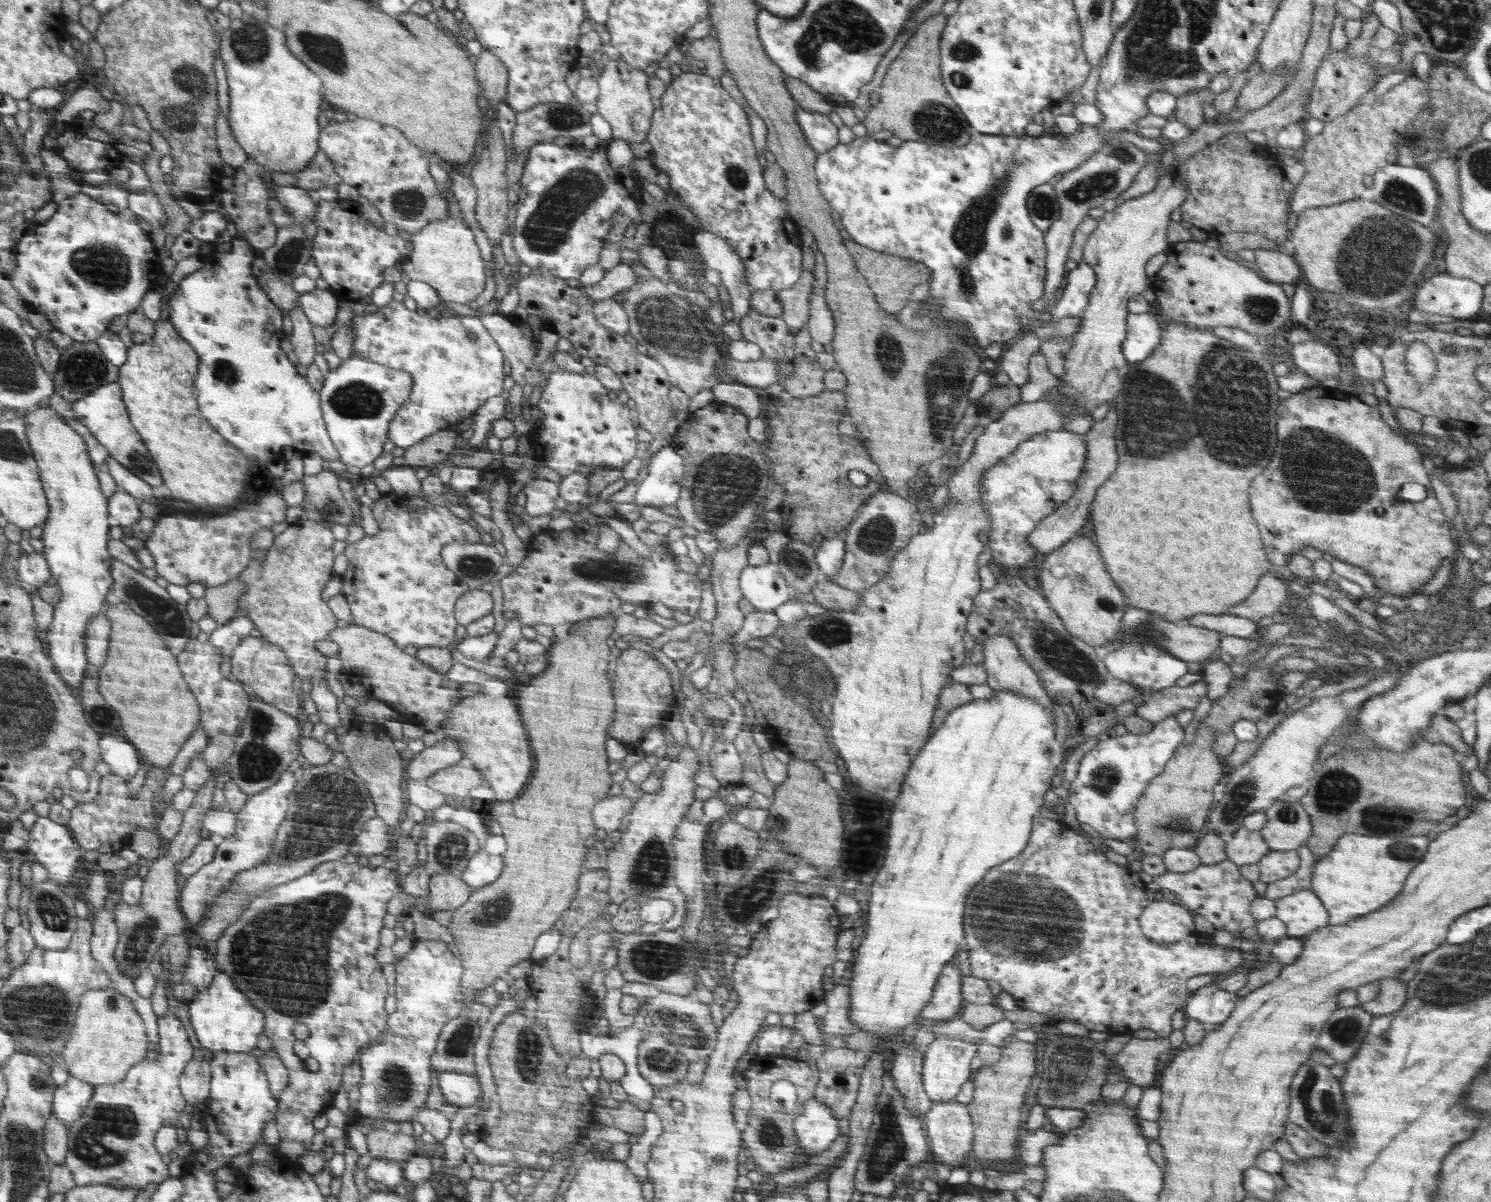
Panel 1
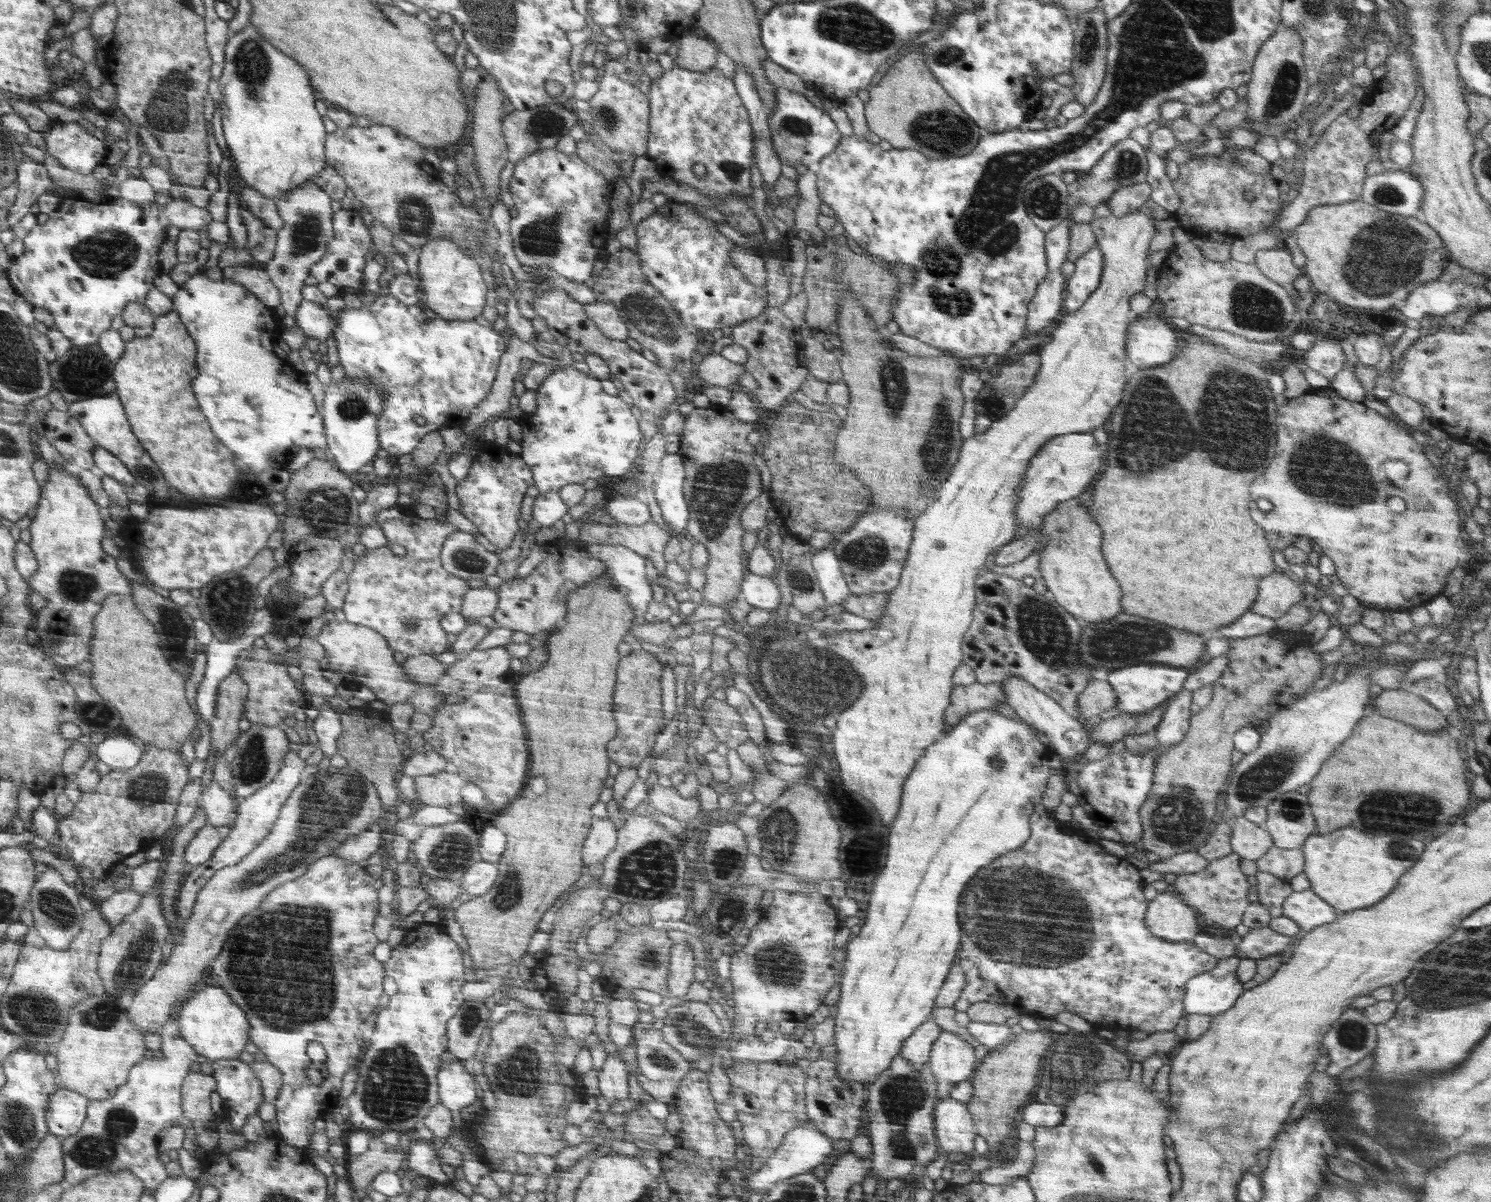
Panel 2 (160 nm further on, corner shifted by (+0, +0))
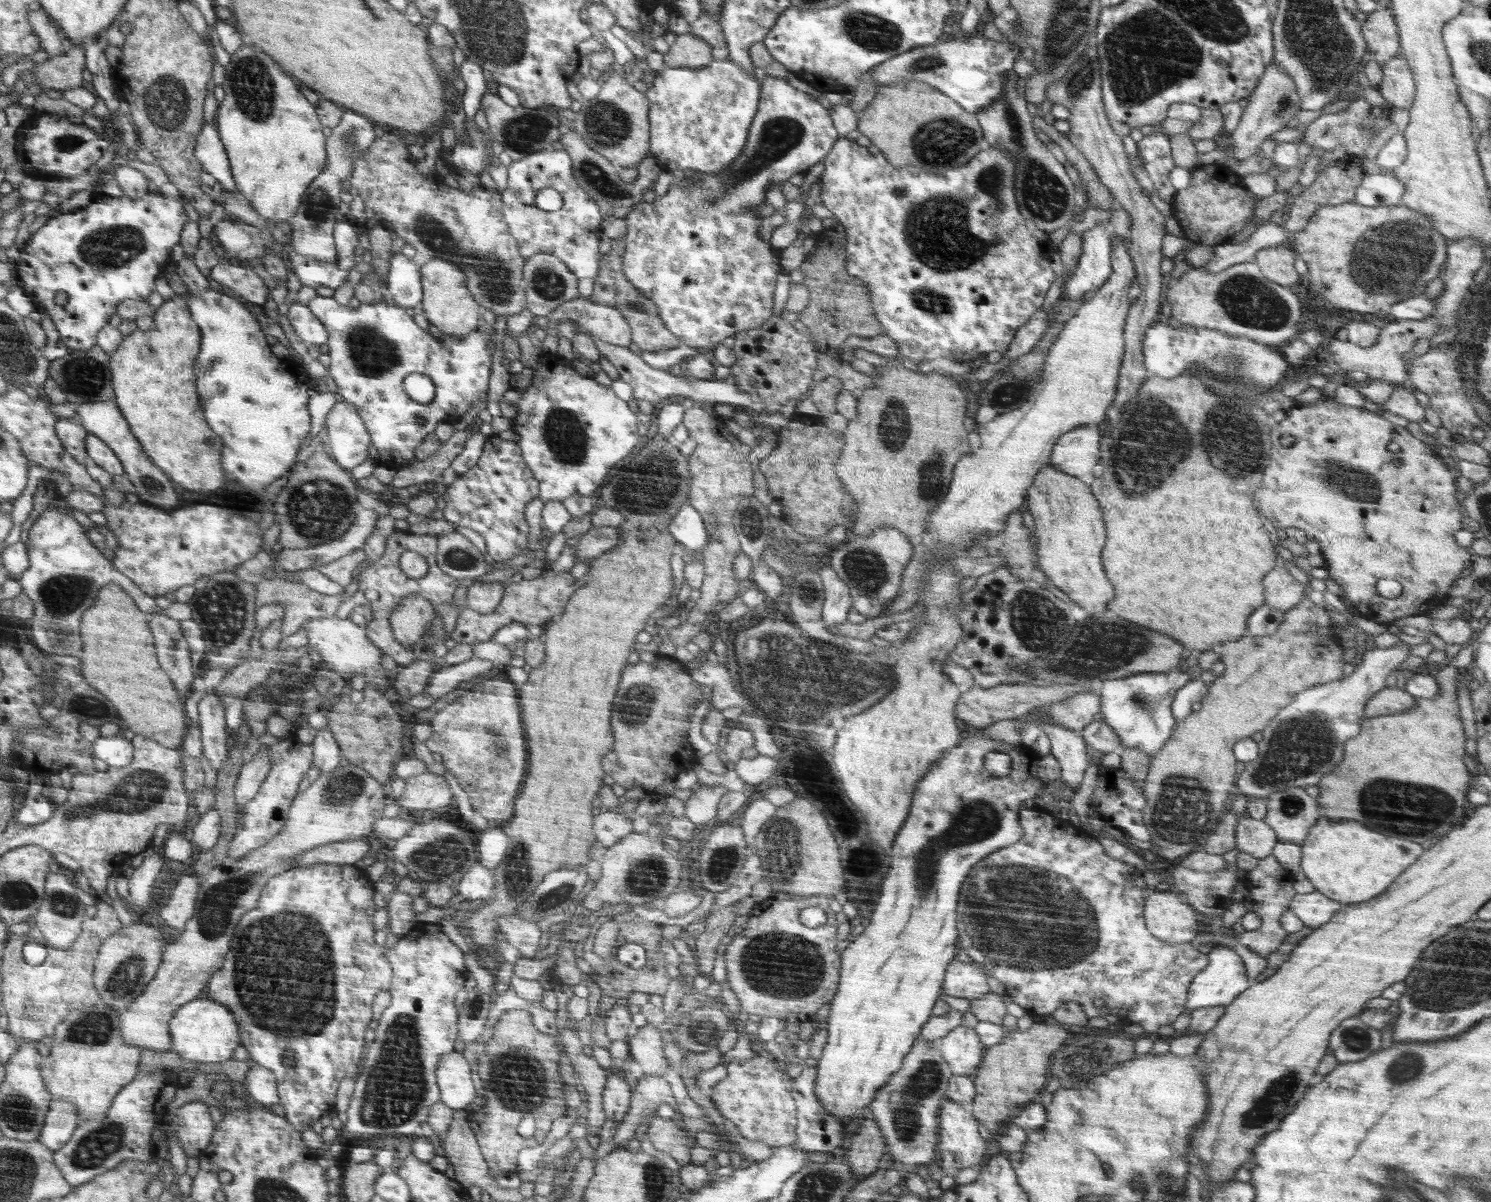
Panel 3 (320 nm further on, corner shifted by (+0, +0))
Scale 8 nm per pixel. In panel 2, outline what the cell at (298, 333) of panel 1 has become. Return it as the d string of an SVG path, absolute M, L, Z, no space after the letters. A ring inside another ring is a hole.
M307 182L303 187L294 189L290 193L279 196L275 201L277 211L284 220L284 226L277 231L277 245L273 260L263 267L269 273L269 279L280 289L281 306L287 314L293 317L294 328L290 328L280 337L281 344L288 351L299 351L305 347L305 334L296 324L295 314L298 307L304 302L302 288L304 280L308 278L312 268L327 254L327 244L333 240L332 198L318 185Z

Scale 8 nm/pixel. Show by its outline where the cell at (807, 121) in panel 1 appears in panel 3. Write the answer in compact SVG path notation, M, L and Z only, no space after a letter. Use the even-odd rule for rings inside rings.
M766 75L762 82L760 98L758 114L752 127L749 128L749 138L746 139L744 151L733 160L727 169L724 169L724 172L720 172L720 174L704 173L700 180L692 180L686 175L682 180L676 181L666 194L657 196L654 202L651 202L653 212L644 212L644 204L638 203L626 216L628 232L625 236L625 276L629 279L630 284L633 284L644 296L657 304L658 312L666 324L666 329L673 332L674 336L677 336L685 345L702 351L717 347L728 336L734 337L739 332L762 327L762 324L772 317L780 258L776 258L772 248L768 244L764 244L762 238L758 236L758 230L760 230L760 228L756 228L758 218L752 208L765 202L766 189L770 188L772 183L782 184L782 182L788 181L790 176L804 174L811 166L822 161L822 158L832 150L832 144L836 143L836 138L838 138L839 132L834 130L833 120L830 120L832 114L828 114L828 110L824 106L820 106L816 100L812 100L808 94L786 84L786 79Z

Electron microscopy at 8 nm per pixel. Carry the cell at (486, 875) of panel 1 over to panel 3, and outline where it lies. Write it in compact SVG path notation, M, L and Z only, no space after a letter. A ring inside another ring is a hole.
M475 864L459 880L456 889L465 900L475 903L478 899L488 900L494 894L496 880L492 878L493 870Z

